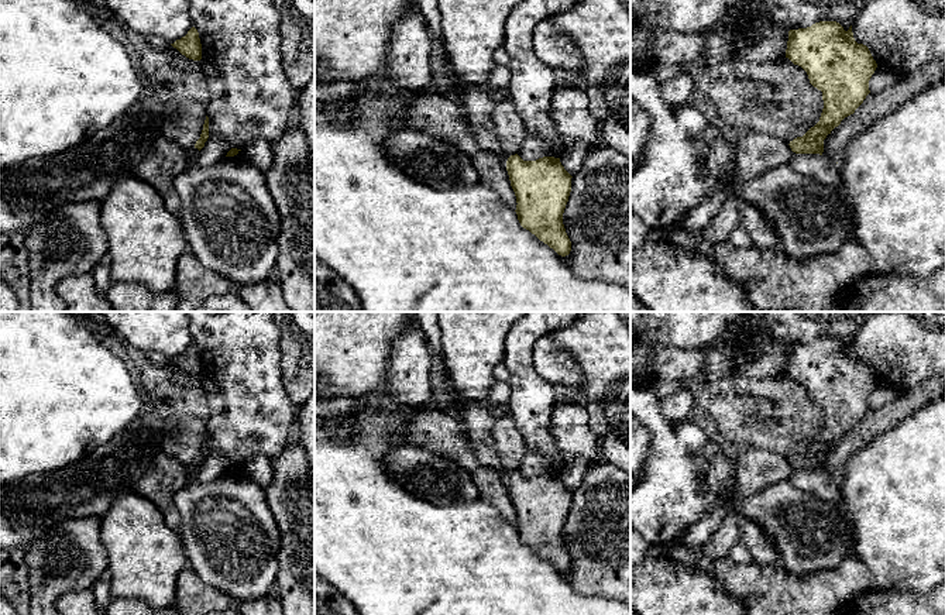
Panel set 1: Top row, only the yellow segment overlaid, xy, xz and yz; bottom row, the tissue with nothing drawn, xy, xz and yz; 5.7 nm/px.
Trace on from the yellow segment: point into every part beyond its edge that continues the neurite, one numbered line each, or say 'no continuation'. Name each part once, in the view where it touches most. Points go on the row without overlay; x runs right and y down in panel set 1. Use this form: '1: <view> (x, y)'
1: yz (770, 360)

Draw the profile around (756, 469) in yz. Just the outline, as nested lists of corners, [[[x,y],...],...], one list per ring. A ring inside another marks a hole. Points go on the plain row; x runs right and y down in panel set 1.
[[[748,449],[739,456],[735,481],[738,498],[753,495],[784,480],[822,501],[841,501],[838,480],[831,474],[819,470],[795,470],[787,458],[764,449]]]

